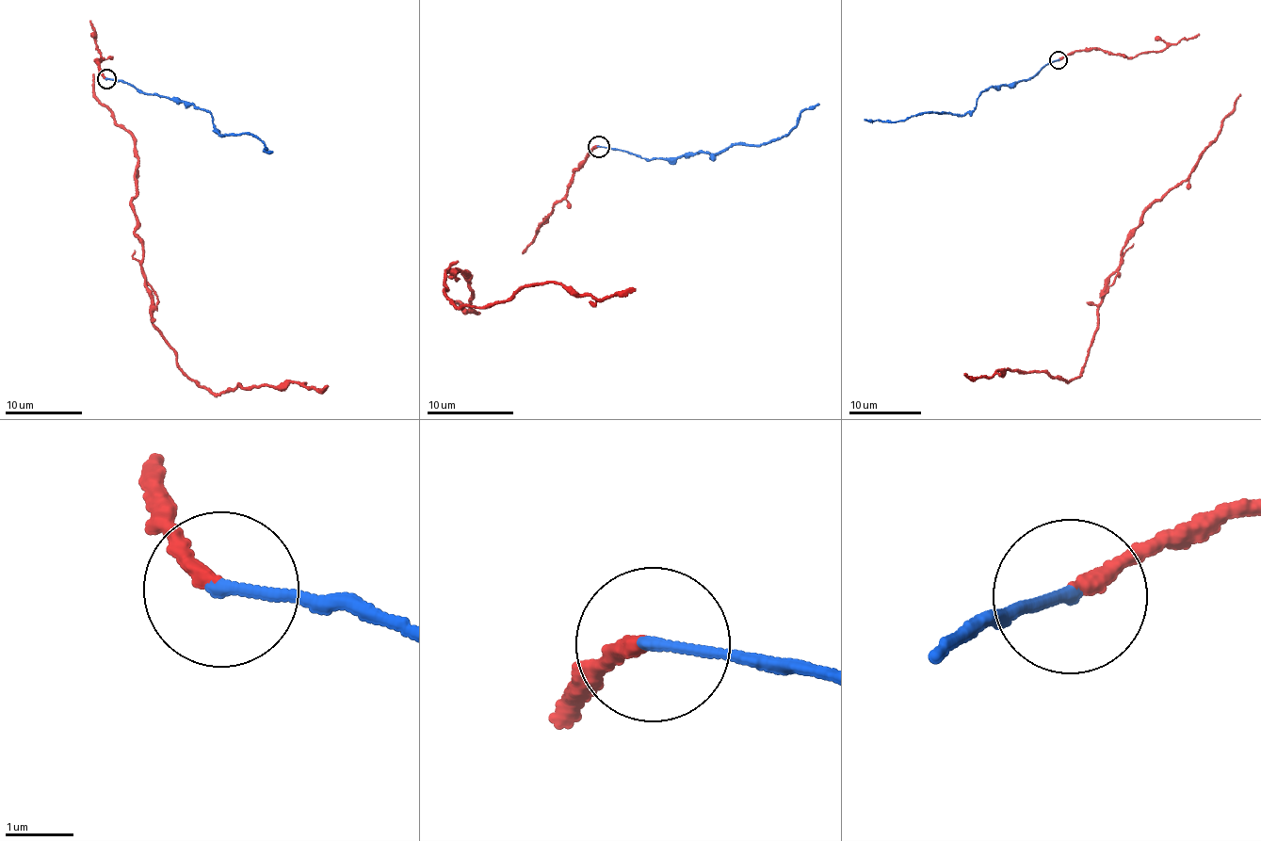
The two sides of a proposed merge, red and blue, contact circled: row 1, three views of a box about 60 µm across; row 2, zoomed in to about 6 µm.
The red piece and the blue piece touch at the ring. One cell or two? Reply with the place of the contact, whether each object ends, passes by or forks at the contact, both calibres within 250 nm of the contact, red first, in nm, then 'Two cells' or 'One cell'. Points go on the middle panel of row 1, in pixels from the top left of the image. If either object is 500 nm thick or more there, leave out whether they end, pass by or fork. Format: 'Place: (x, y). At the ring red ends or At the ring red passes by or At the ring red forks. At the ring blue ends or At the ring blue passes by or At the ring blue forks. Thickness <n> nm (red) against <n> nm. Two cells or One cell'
Place: (599, 146). At the ring red ends. At the ring blue ends. Thickness 220 nm (red) against 160 nm. Two cells

